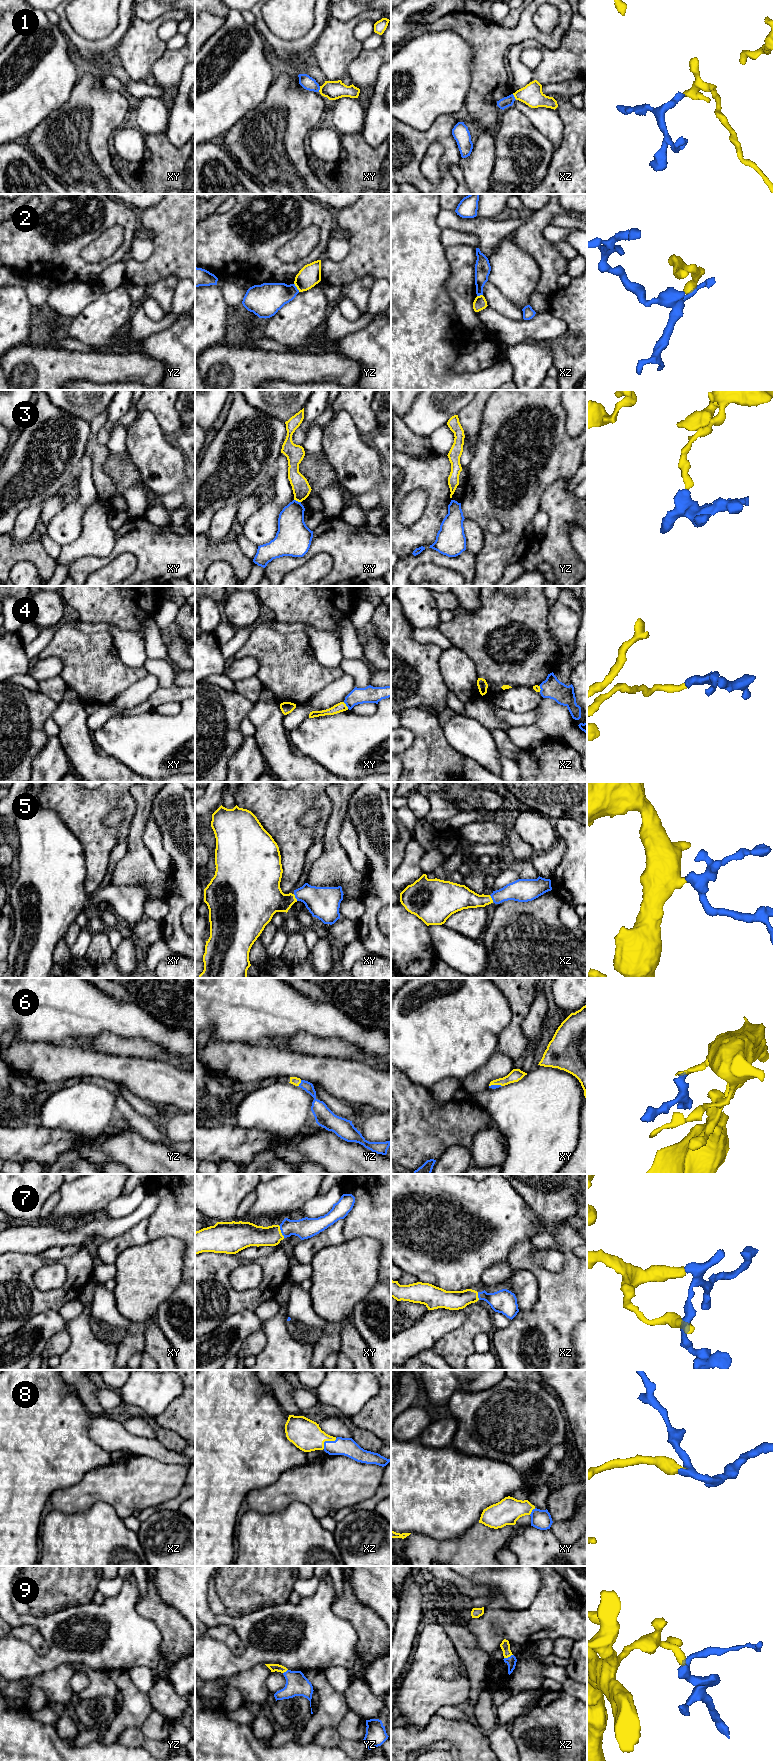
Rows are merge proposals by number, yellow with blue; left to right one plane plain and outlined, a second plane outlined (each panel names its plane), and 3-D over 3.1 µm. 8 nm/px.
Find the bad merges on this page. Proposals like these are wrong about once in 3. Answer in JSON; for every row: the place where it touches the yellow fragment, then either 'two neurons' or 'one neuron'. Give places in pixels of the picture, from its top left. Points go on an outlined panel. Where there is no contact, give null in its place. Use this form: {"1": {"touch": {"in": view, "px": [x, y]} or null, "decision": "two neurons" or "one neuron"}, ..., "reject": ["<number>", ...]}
{"1": {"touch": {"in": "xy", "px": [320, 89]}, "decision": "one neuron"}, "2": {"touch": {"in": "yz", "px": [296, 286]}, "decision": "two neurons"}, "3": {"touch": {"in": "xy", "px": [297, 500]}, "decision": "two neurons"}, "4": {"touch": {"in": "xy", "px": [345, 705]}, "decision": "one neuron"}, "5": {"touch": {"in": "xy", "px": [294, 897]}, "decision": "one neuron"}, "6": {"touch": {"in": "yz", "px": [300, 1082]}, "decision": "one neuron"}, "7": {"touch": {"in": "xy", "px": [280, 1231]}, "decision": "one neuron"}, "8": {"touch": {"in": "xz", "px": [327, 1440]}, "decision": "one neuron"}, "9": {"touch": {"in": "xz", "px": [508, 1656]}, "decision": "one neuron"}, "reject": ["2", "3"]}

